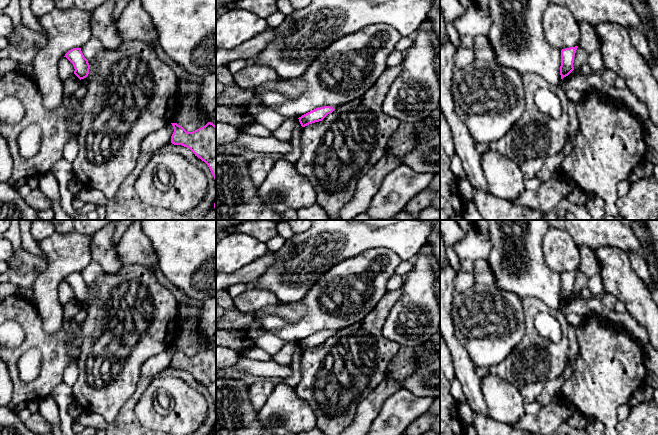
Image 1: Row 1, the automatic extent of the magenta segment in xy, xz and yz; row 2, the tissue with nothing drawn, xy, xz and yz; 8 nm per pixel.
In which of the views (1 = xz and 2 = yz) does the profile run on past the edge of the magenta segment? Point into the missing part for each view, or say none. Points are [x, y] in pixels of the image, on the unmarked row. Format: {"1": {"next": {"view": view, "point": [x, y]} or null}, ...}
{"1": {"next": null}, "2": {"next": null}}

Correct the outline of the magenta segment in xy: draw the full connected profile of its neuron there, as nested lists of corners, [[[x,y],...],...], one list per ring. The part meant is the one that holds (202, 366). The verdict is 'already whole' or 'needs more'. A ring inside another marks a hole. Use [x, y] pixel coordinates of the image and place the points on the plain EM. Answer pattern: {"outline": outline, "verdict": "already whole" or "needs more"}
{"outline": [[[208,346],[193,356],[187,356],[177,347],[171,348],[174,352],[171,367],[189,372],[208,389],[216,406],[216,350]]], "verdict": "already whole"}

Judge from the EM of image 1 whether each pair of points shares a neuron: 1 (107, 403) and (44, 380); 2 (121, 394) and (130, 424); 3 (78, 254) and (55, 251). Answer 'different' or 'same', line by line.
1: different
2: different
3: same

